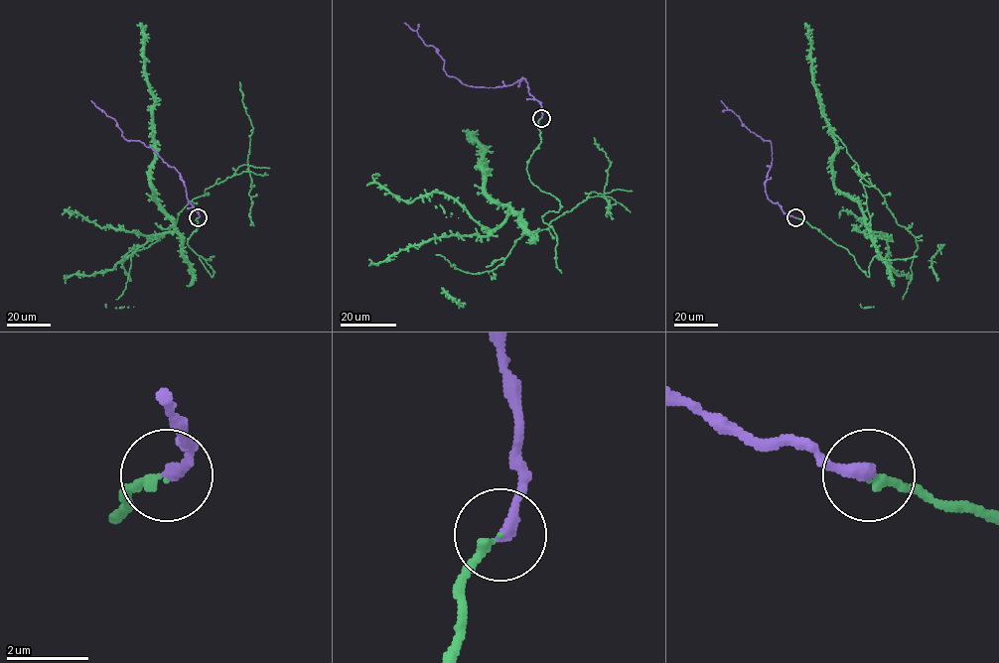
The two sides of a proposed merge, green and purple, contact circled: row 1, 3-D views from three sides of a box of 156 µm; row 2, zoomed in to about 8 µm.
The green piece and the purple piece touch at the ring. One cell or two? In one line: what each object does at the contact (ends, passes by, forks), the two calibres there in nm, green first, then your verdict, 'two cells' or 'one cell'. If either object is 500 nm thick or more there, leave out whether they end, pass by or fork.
green ends there; purple ends there; 200 nm thick on the green side, 320 nm on the other; one cell

